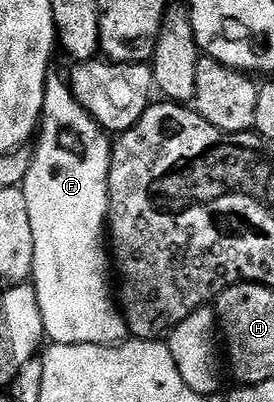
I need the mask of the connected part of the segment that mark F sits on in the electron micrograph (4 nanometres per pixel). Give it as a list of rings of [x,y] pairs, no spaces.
[[[55,74],[47,77],[43,119],[37,129],[38,140],[39,145],[33,148],[29,174],[21,187],[25,202],[29,202],[29,222],[33,225],[31,275],[41,306],[46,339],[52,344],[122,344],[129,336],[127,320],[113,295],[109,244],[105,239],[109,228],[109,170],[113,144],[108,133],[83,109],[81,102],[77,102],[71,93],[70,83],[64,77],[63,80]]]

